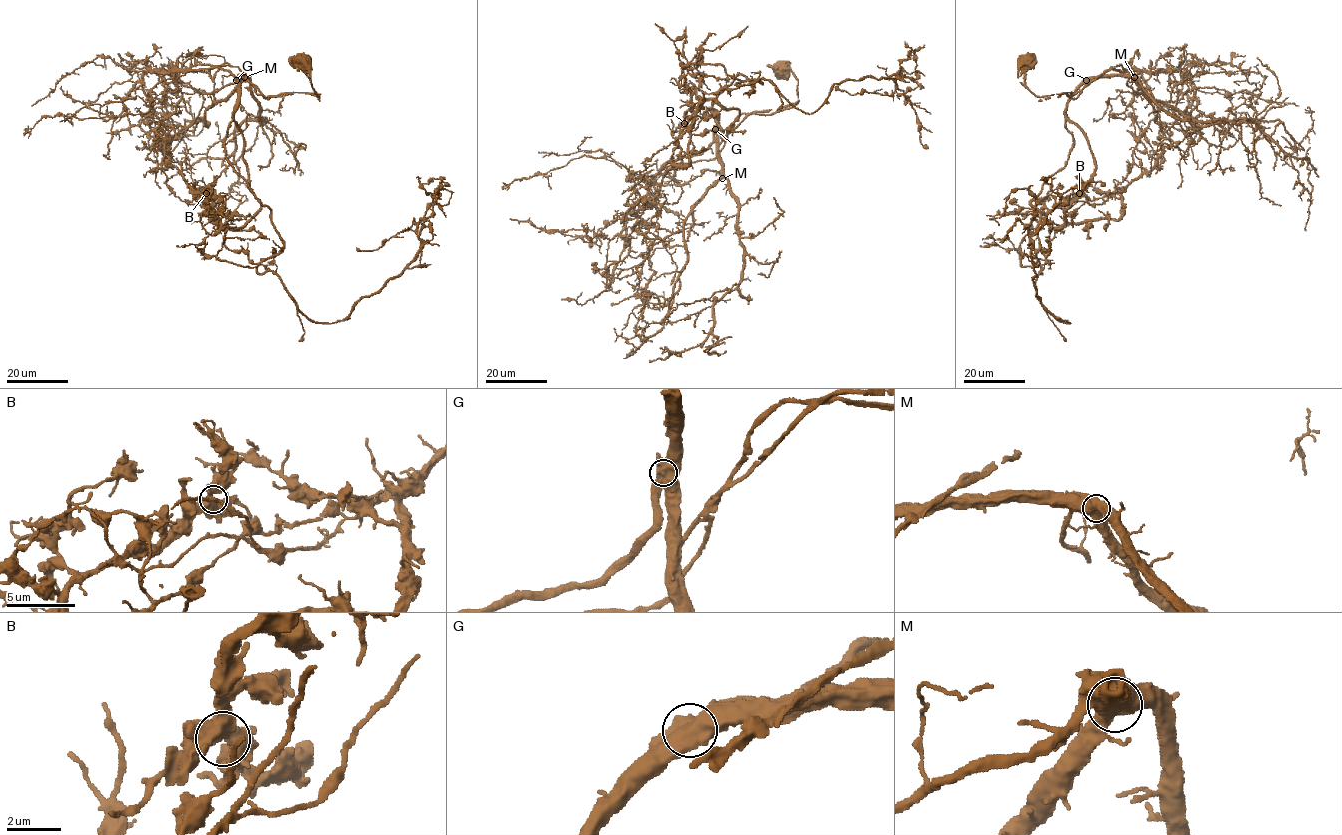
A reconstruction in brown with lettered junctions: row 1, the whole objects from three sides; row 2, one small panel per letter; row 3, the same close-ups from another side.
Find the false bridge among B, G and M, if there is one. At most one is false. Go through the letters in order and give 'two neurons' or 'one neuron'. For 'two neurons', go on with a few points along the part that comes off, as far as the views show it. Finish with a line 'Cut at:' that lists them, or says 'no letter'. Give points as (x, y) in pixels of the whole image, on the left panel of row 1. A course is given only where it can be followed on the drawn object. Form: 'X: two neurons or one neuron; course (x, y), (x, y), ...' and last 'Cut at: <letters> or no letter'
B: one neuron
G: two neurons; course (236, 80), (235, 123), (249, 188), (260, 203), (239, 227), (210, 219), (169, 162), (174, 129), (149, 119)
M: one neuron
Cut at: G

